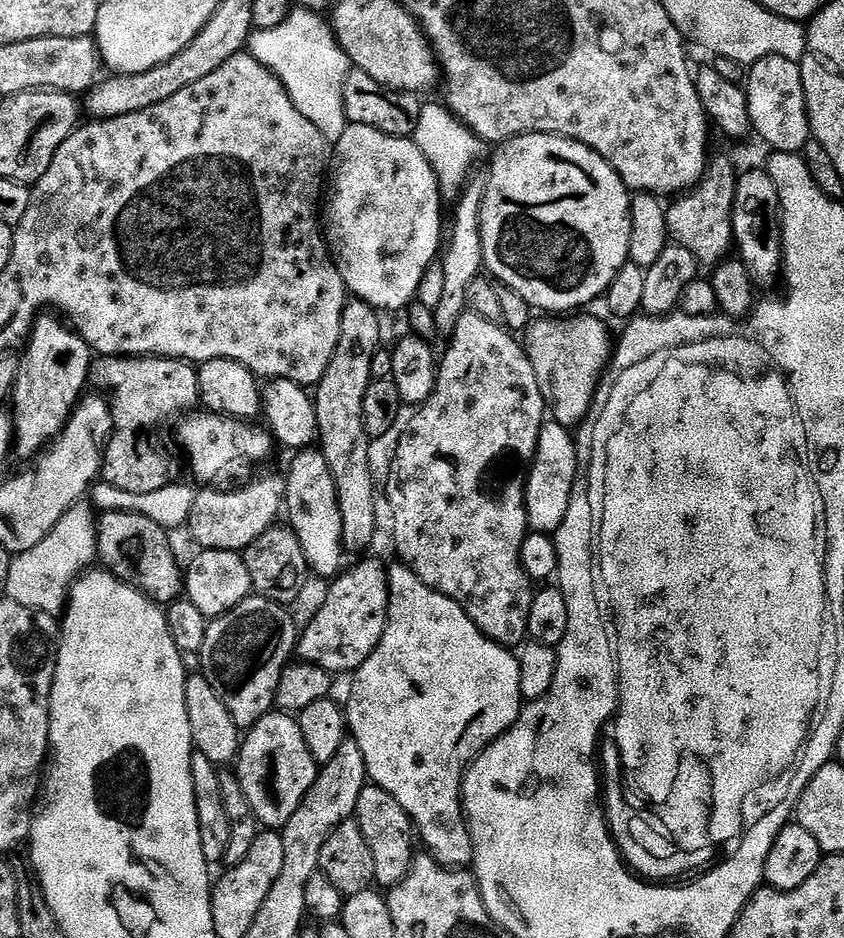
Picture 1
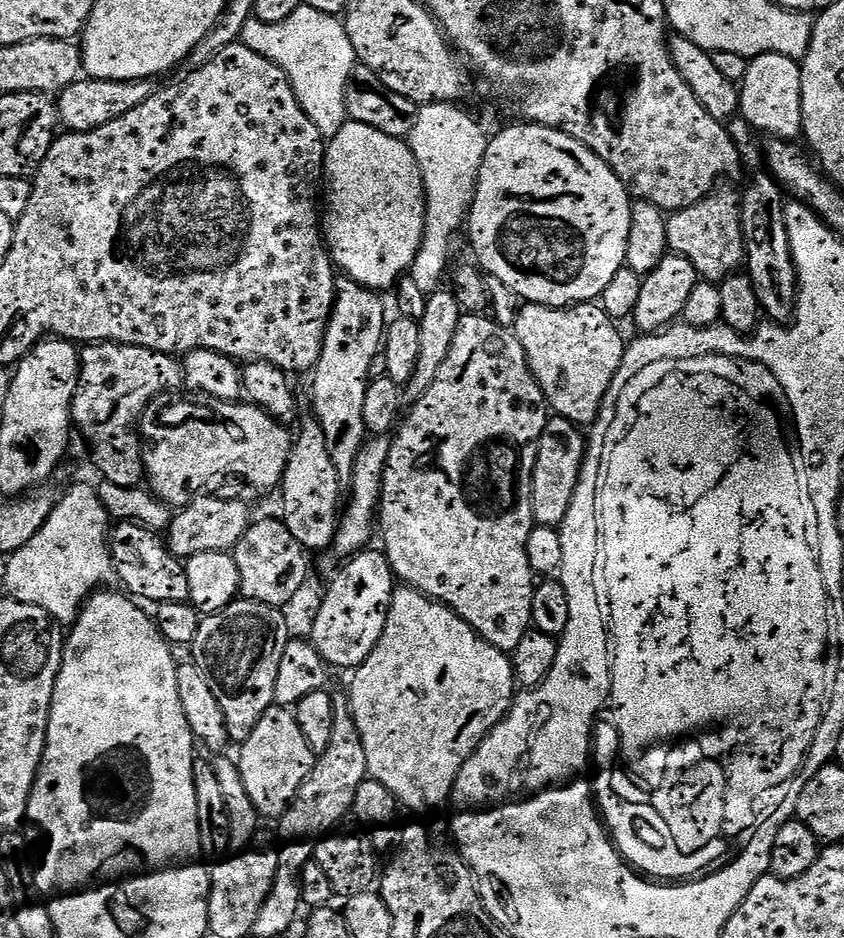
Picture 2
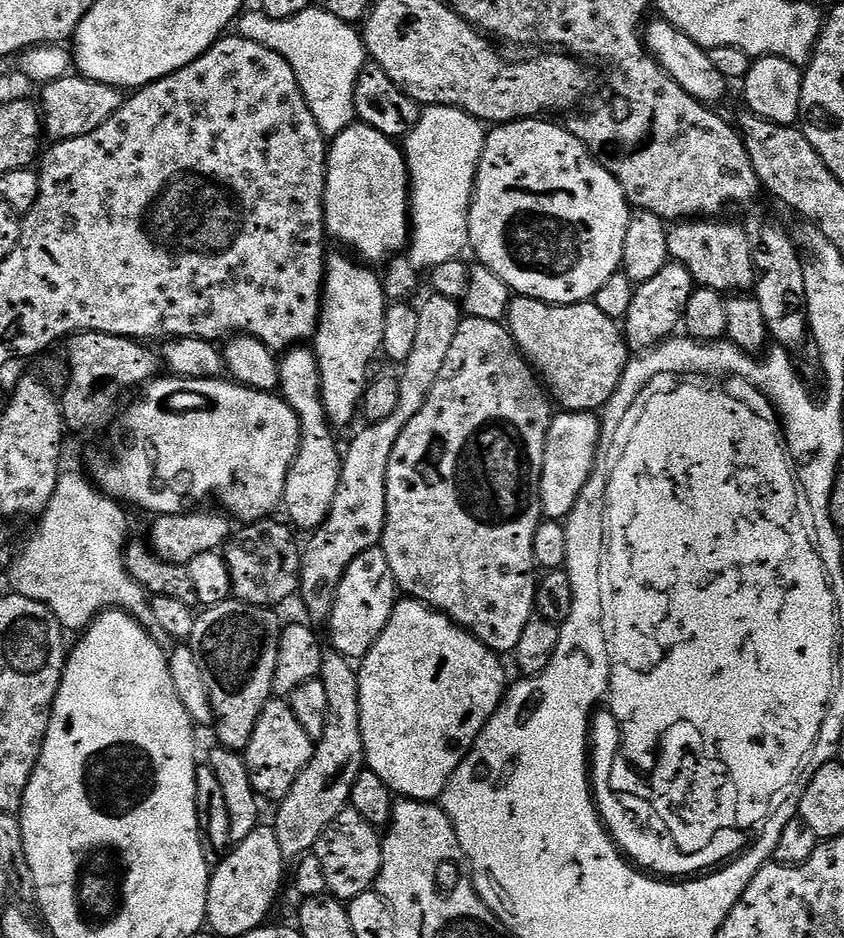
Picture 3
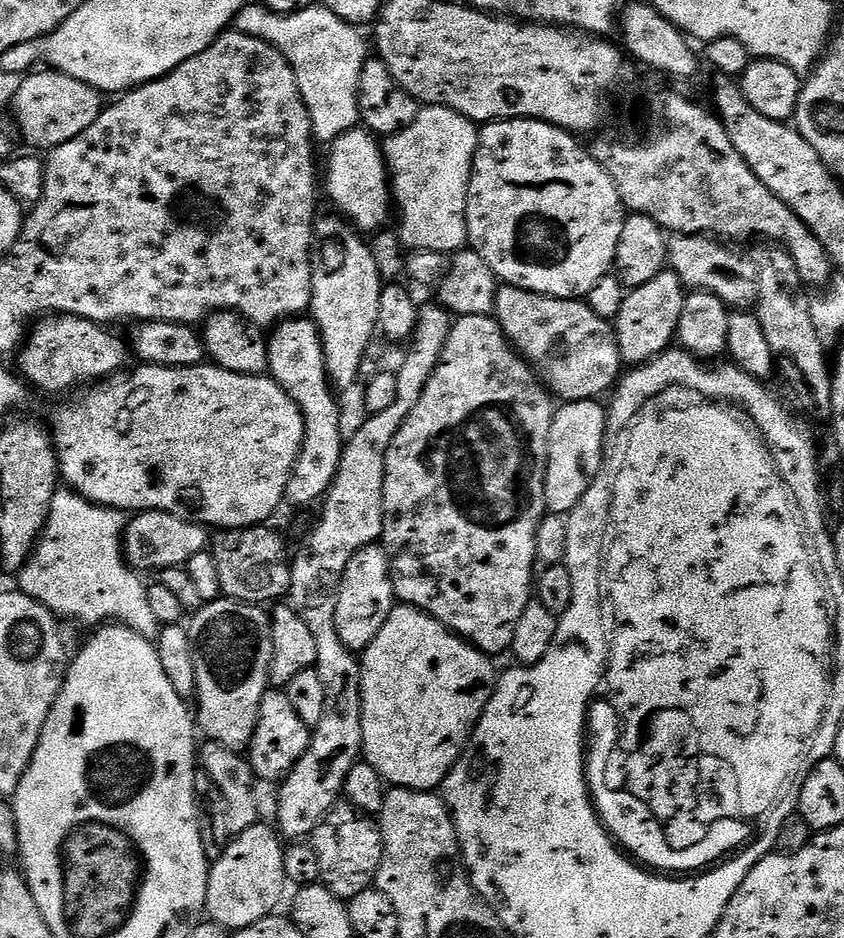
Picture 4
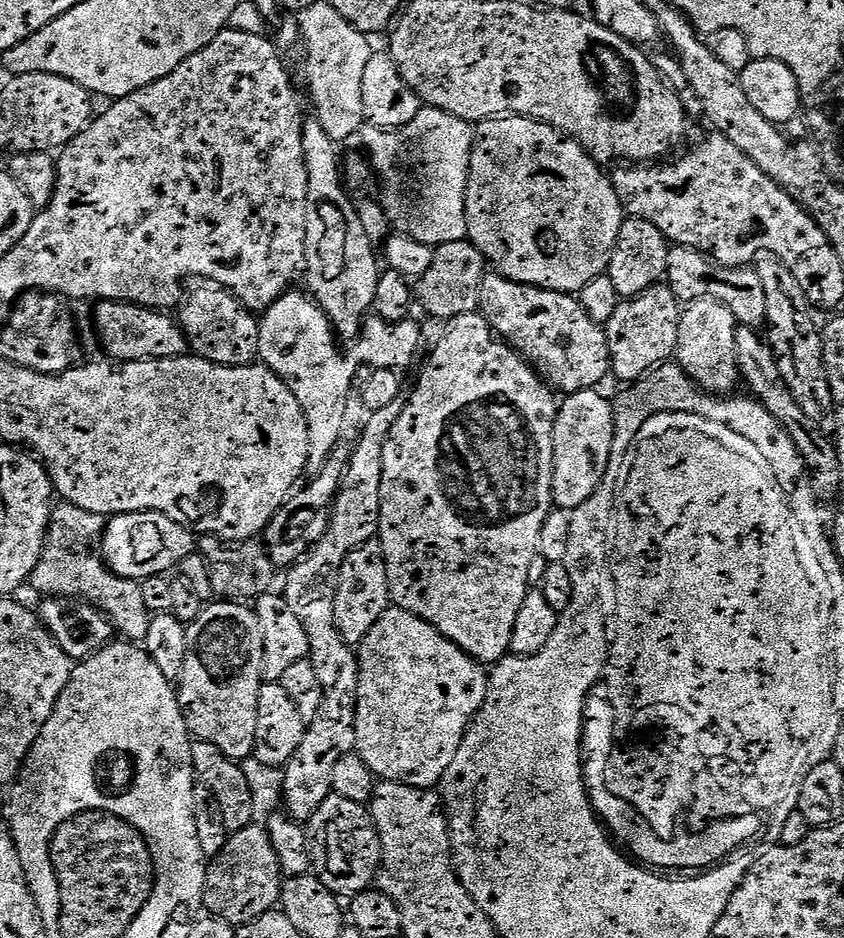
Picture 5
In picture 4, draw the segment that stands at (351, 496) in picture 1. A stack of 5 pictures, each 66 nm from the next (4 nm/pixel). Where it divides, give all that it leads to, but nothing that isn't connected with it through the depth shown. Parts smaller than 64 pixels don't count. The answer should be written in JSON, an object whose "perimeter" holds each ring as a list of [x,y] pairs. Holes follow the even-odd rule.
{"perimeter":[[[317,215],[312,228],[315,244],[312,249],[310,316],[315,327],[320,329],[331,383],[339,389],[357,383],[359,363],[369,355],[372,335],[378,332],[378,304],[386,284],[379,274],[371,243],[347,220],[331,215]]]}

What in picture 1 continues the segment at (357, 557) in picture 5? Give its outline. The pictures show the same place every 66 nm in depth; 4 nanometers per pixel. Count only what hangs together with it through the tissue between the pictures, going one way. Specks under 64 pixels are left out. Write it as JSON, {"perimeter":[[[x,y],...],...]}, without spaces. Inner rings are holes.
{"perimeter":[[[364,560],[352,569],[341,571],[331,581],[328,593],[320,604],[320,609],[312,616],[308,625],[303,625],[298,636],[298,656],[301,661],[322,666],[333,674],[339,672],[355,673],[356,669],[374,654],[374,650],[382,642],[382,634],[388,625],[388,568],[380,560]]]}

